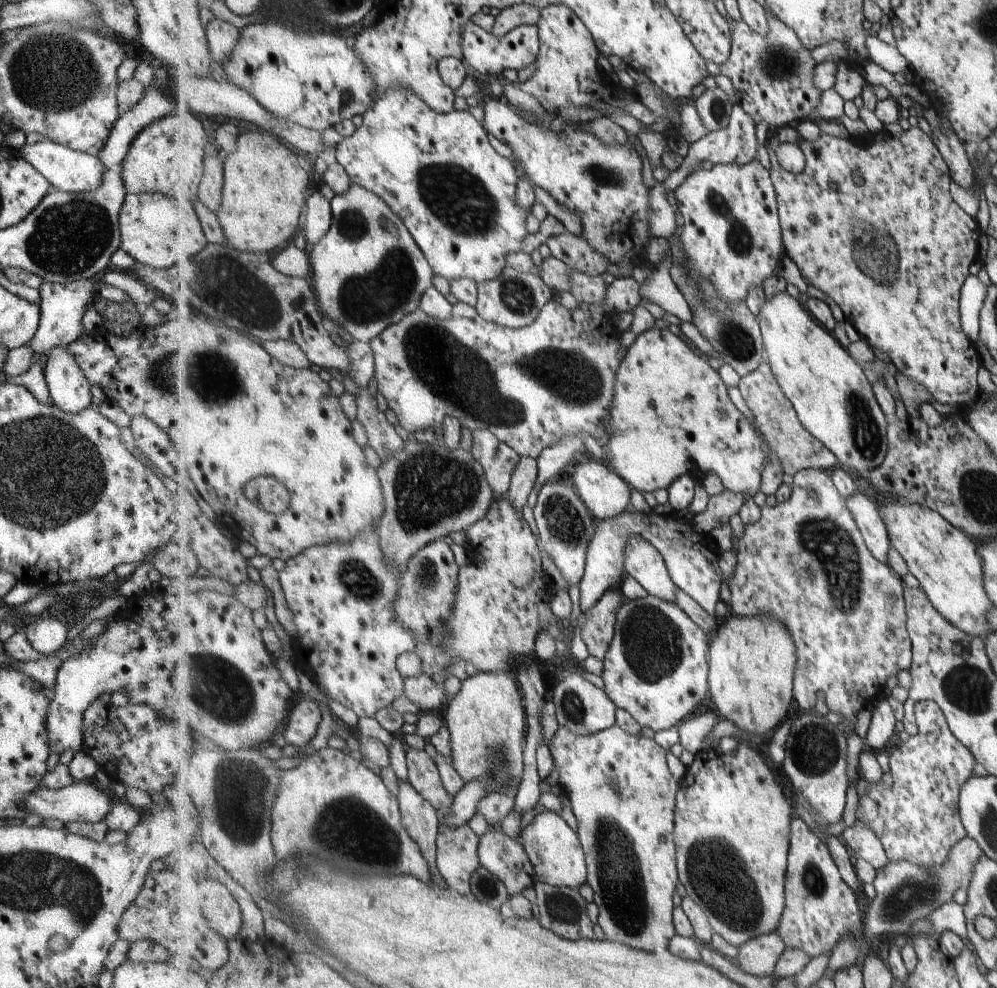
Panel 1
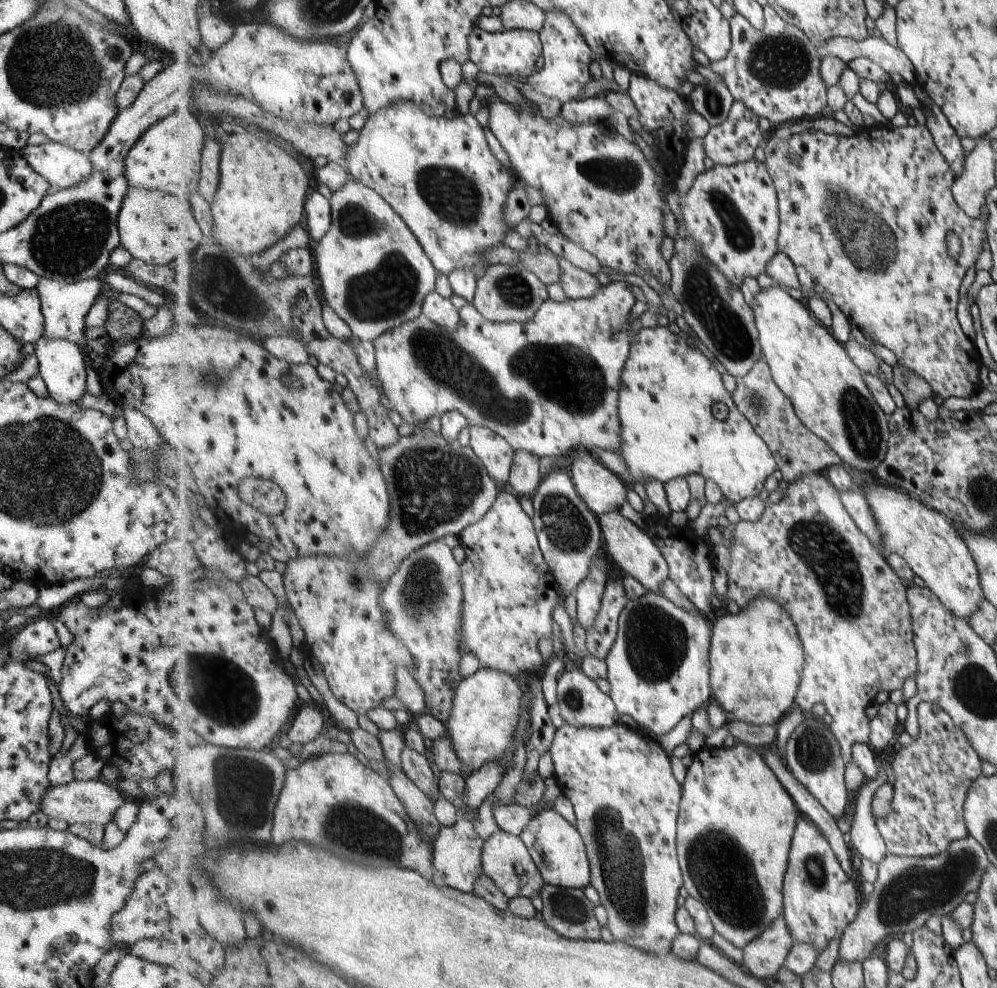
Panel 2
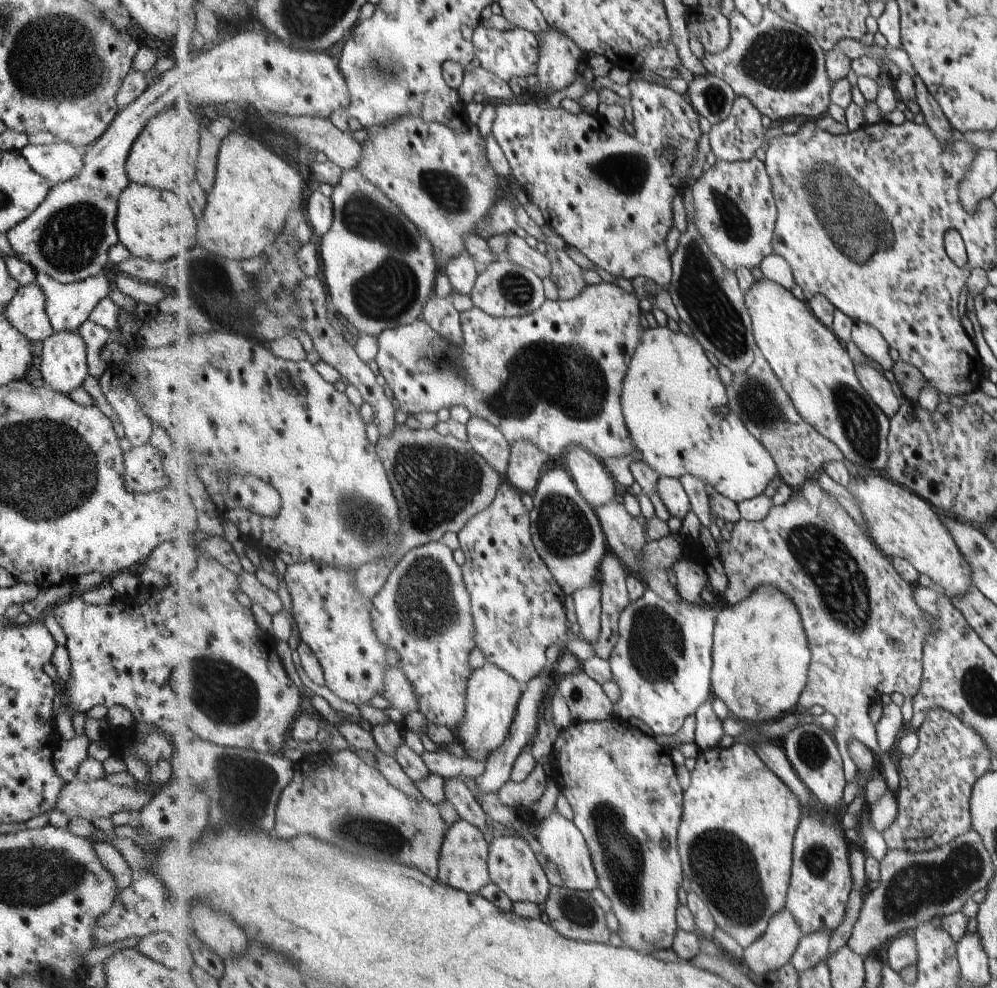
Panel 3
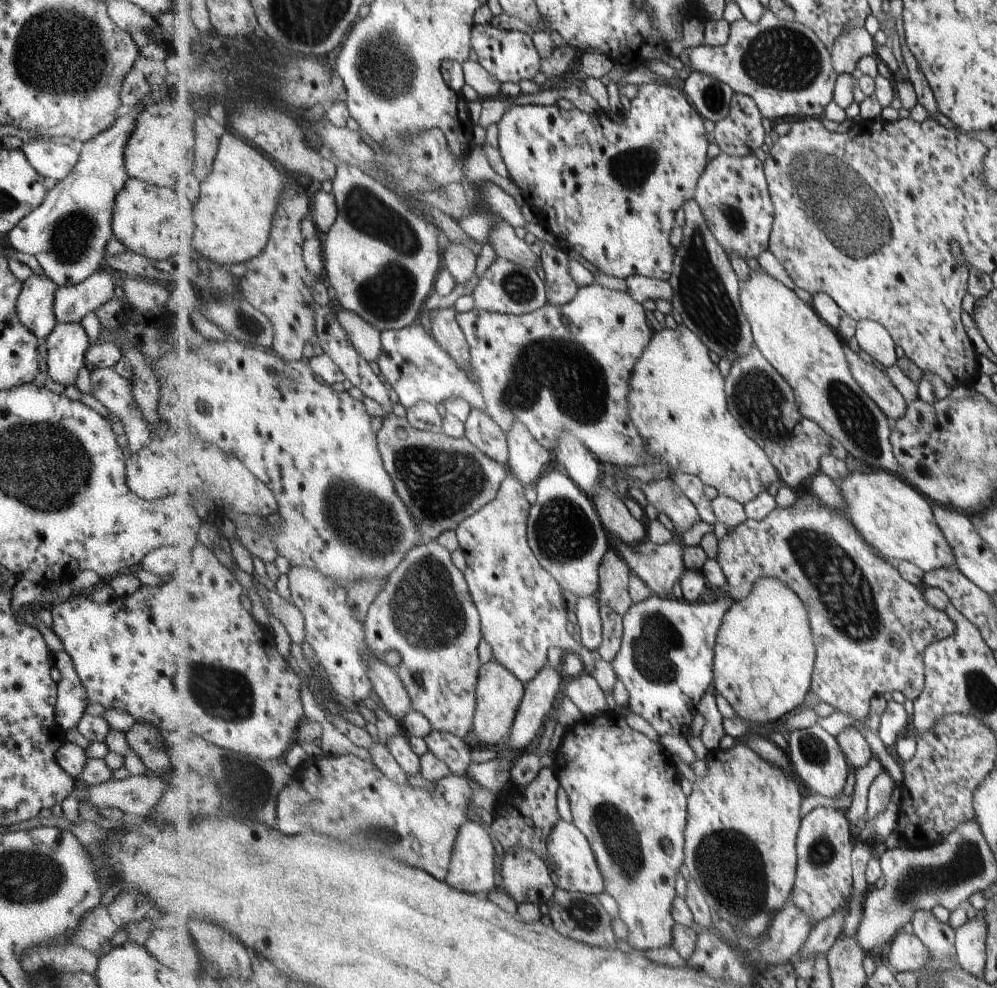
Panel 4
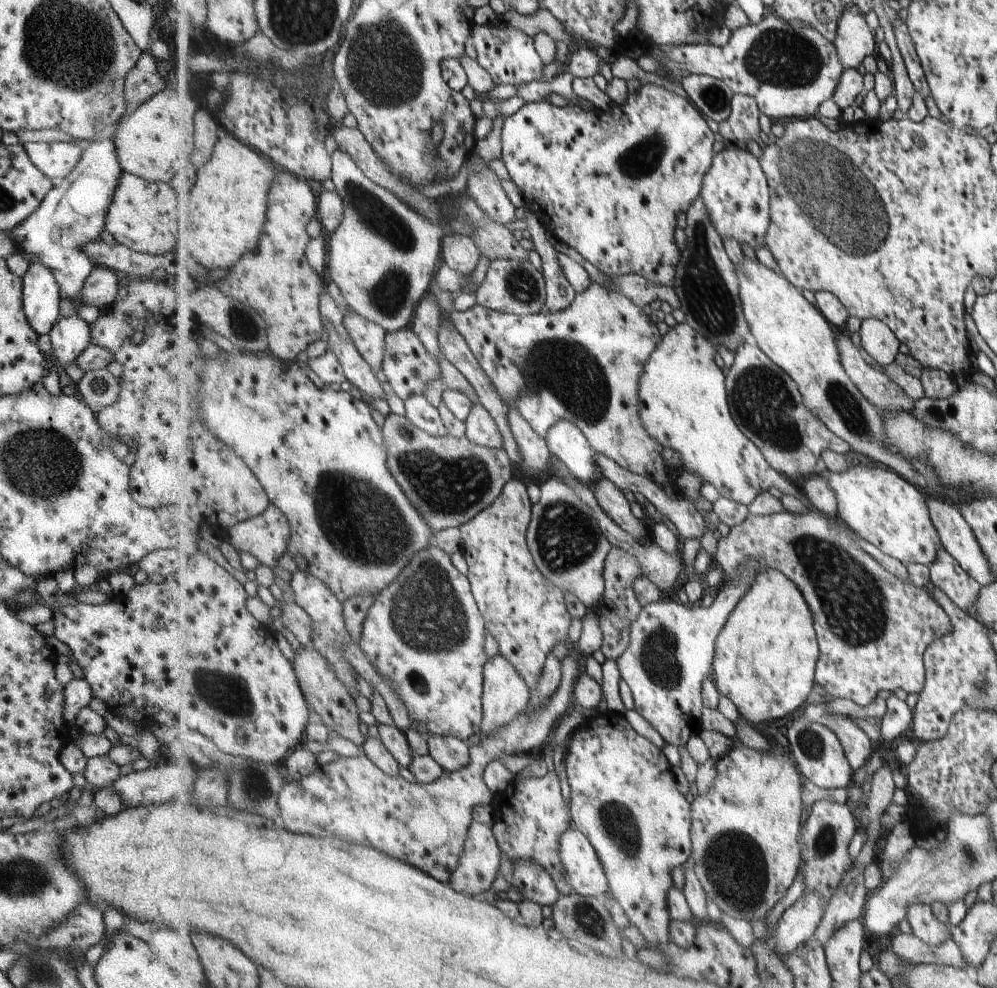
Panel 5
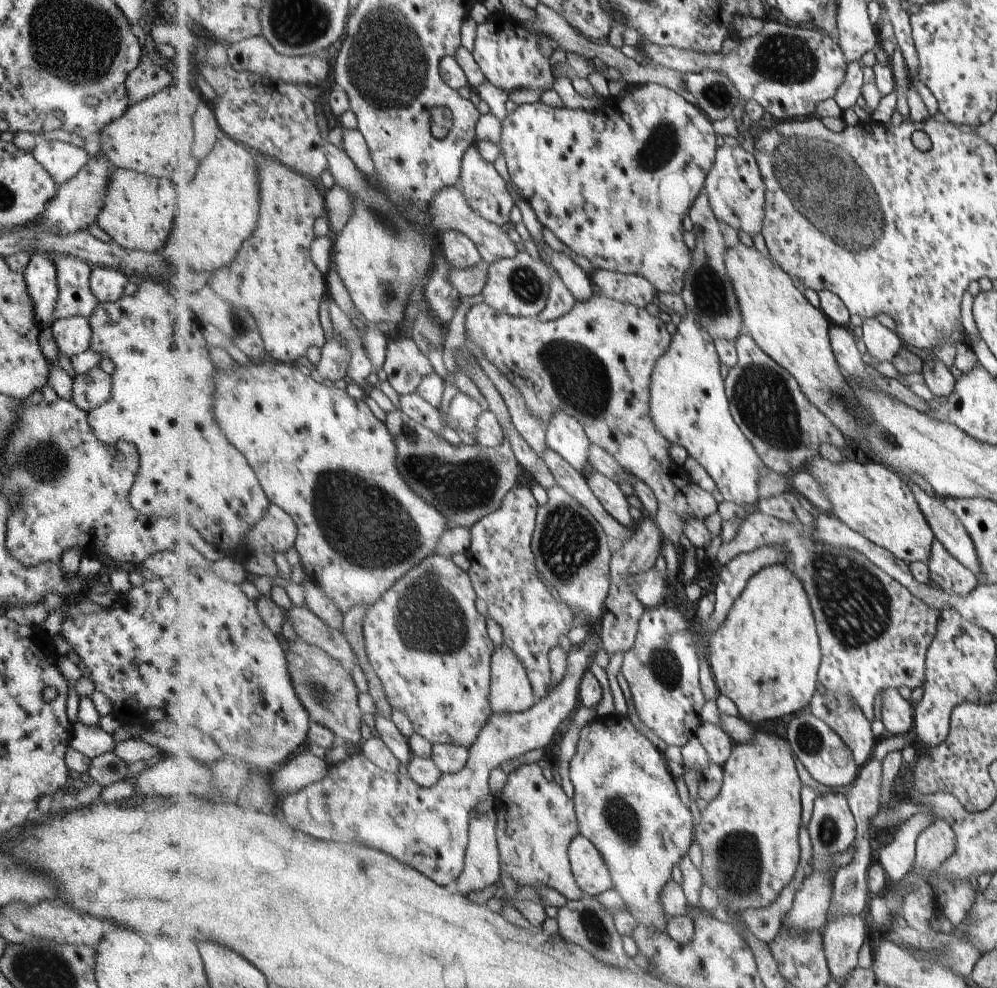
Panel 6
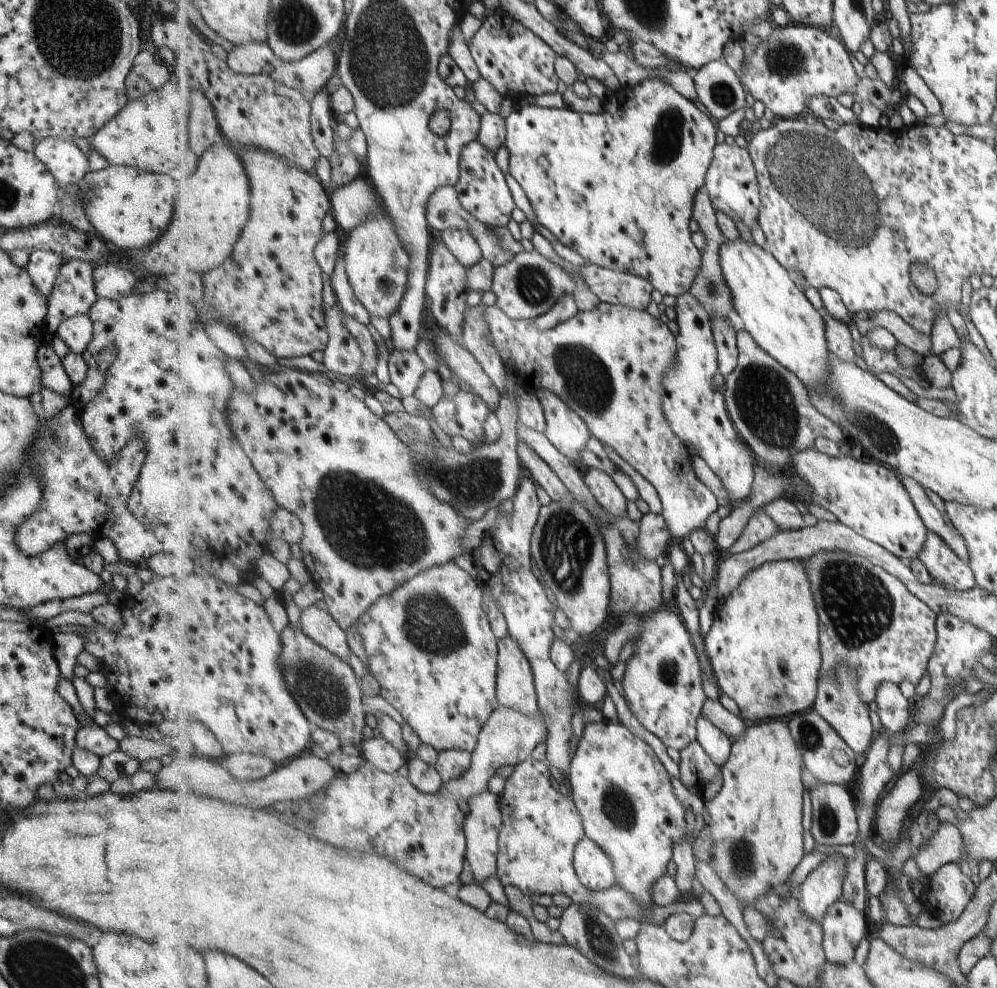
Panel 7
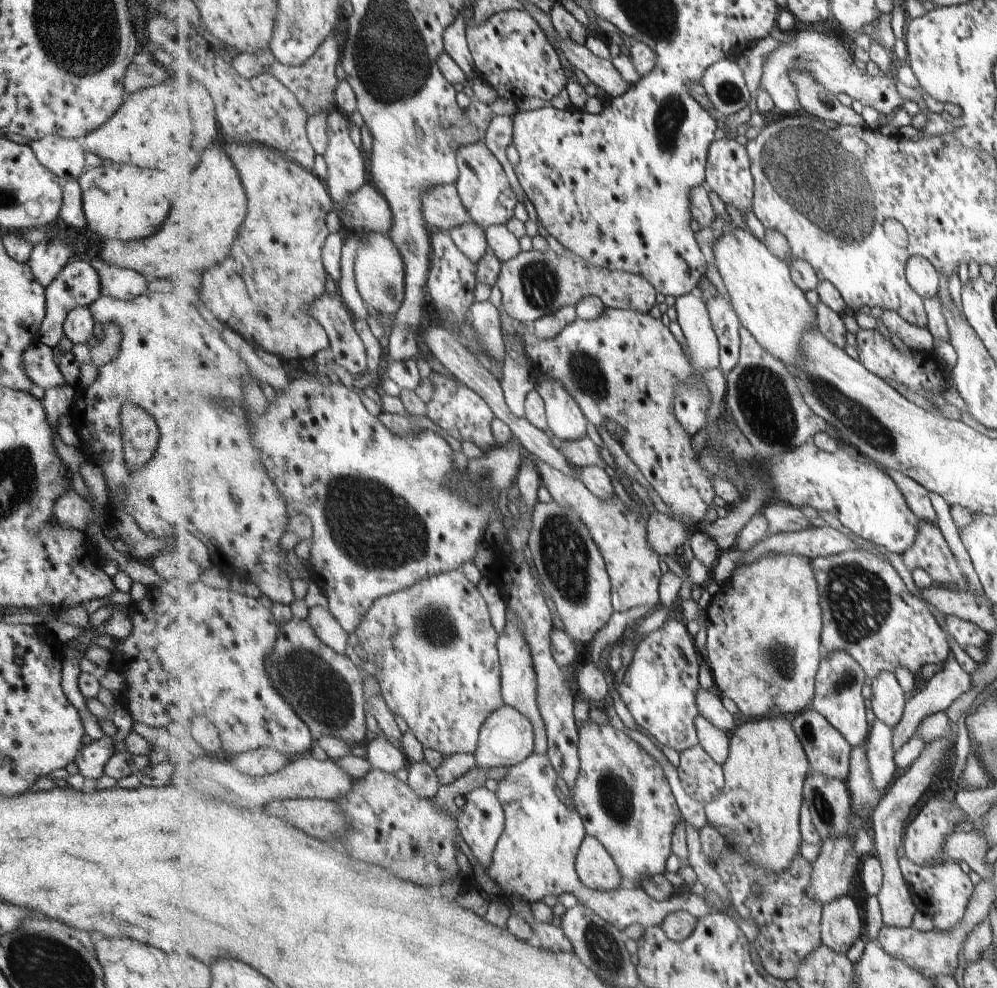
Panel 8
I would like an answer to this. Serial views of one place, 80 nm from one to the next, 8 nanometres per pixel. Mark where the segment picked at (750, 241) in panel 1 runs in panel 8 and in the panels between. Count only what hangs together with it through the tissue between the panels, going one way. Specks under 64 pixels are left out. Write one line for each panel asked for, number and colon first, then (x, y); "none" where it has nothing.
2: (732, 211)
3: (735, 209)
4: (734, 195)
5: (736, 191)
6: (735, 185)
7: (732, 181)
8: (729, 169)

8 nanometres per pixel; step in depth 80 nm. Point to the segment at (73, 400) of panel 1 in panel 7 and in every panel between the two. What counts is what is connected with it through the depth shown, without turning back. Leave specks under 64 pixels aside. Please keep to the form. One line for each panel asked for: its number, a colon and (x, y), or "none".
2: (61, 366)
3: (62, 355)
4: (62, 353)
5: (69, 335)
6: (71, 335)
7: (76, 332)

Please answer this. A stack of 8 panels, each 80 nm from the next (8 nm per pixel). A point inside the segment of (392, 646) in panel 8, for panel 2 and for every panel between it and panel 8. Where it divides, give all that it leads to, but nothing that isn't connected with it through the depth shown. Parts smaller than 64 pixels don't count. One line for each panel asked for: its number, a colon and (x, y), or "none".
2: (423, 603)
3: (424, 611)
4: (426, 612)
5: (425, 632)
6: (432, 651)
7: (431, 647)

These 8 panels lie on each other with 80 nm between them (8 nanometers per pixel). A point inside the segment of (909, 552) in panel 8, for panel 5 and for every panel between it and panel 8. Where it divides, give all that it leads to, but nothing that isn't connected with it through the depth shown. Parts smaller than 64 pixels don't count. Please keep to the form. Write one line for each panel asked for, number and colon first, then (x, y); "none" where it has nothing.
5: (947, 574)
6: (946, 570)
7: (945, 565)

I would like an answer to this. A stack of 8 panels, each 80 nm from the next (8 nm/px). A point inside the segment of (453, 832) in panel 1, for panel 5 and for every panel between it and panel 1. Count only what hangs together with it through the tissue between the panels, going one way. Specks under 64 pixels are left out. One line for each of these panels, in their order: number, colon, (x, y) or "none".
2: (459, 850)
3: (464, 864)
4: (472, 870)
5: (482, 861)

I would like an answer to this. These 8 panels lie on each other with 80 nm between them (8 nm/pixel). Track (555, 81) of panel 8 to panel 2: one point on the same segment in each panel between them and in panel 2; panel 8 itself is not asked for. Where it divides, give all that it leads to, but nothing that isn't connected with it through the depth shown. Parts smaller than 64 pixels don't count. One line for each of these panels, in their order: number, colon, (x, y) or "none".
2: (515, 51)
3: (515, 53)
4: (510, 56)
5: (508, 53)
6: (509, 55)
7: (517, 62)

